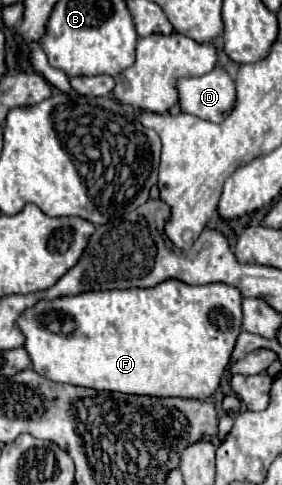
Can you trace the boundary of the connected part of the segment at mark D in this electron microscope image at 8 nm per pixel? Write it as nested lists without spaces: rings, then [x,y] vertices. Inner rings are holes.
[[[224,68],[176,82],[180,110],[208,122],[222,122],[236,102],[236,86]]]

